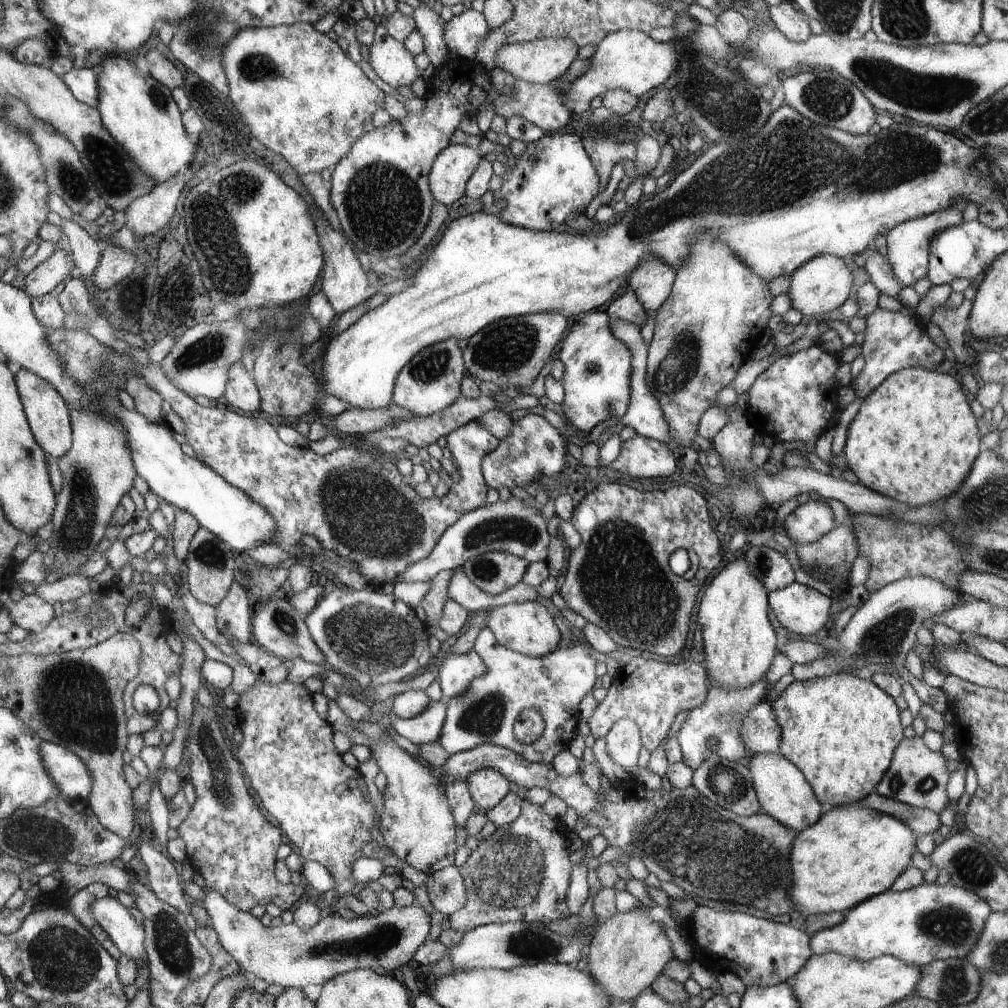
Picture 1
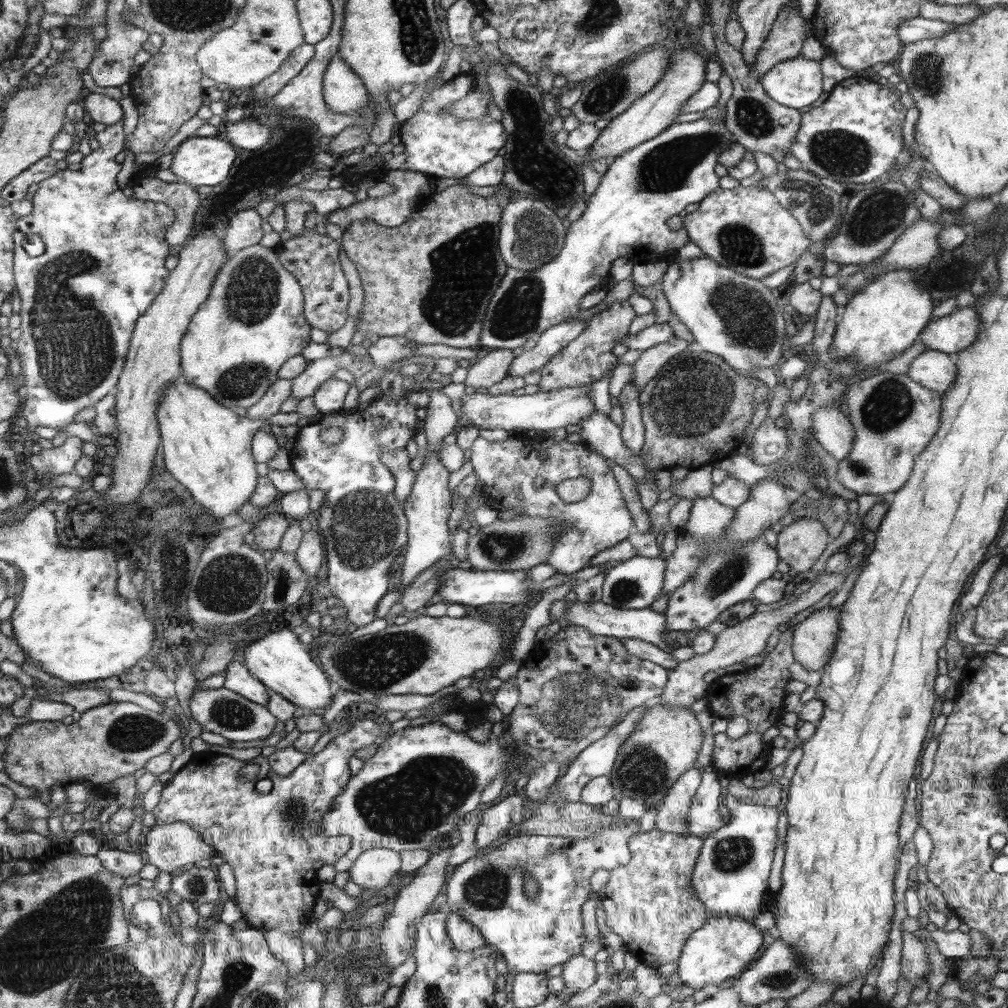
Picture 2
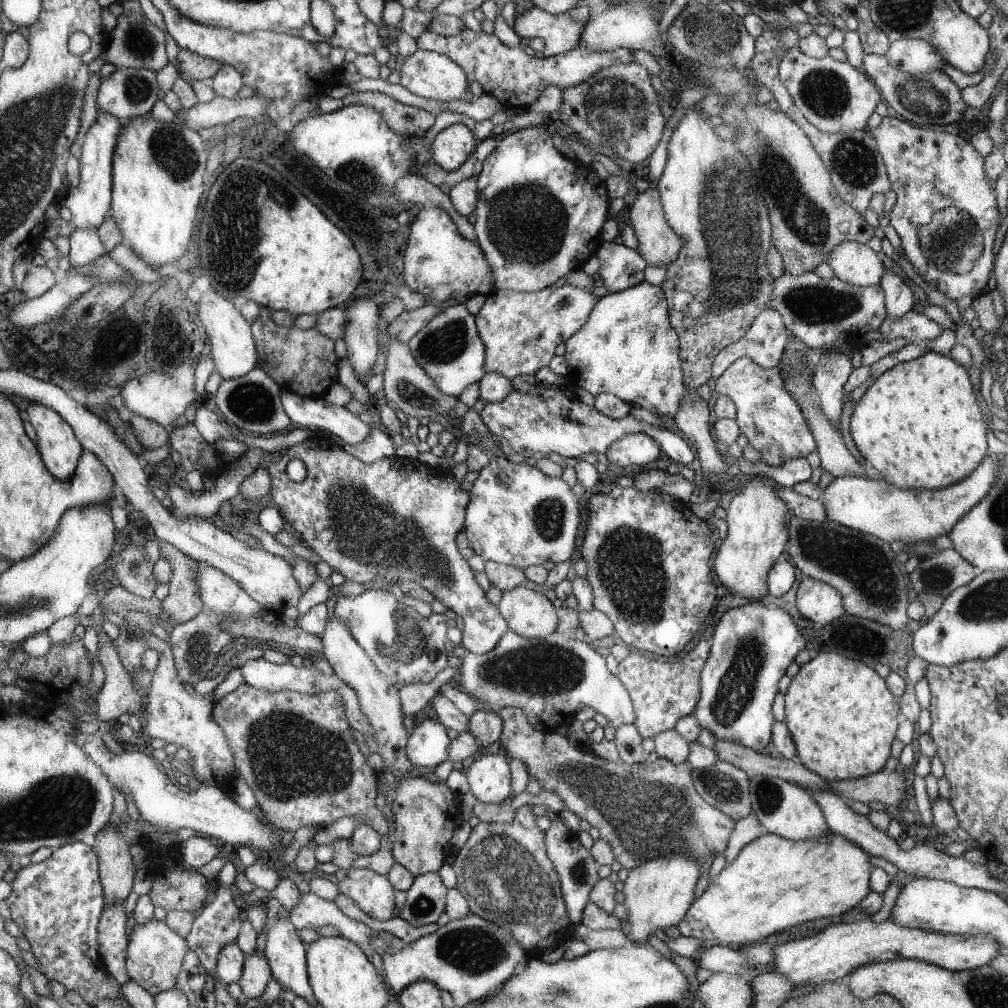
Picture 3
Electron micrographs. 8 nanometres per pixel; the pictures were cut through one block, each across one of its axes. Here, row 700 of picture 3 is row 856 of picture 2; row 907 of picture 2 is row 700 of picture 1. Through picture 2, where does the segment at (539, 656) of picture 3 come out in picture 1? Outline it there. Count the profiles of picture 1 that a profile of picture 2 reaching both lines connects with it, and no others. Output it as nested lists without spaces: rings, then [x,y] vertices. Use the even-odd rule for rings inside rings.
[[[484,627],[476,637],[473,649],[482,657],[485,662],[485,671],[482,676],[474,678],[470,682],[470,688],[454,698],[448,699],[449,714],[446,715],[445,724],[442,724],[440,738],[436,740],[449,755],[458,752],[464,752],[482,744],[493,744],[507,748],[517,752],[530,762],[536,764],[552,764],[552,760],[568,748],[568,744],[574,738],[574,730],[576,730],[576,718],[578,718],[578,706],[582,702],[582,698],[593,692],[596,686],[596,658],[592,656],[596,650],[584,640],[578,642],[571,647],[556,648],[554,652],[542,656],[542,658],[534,658],[533,656],[524,656],[519,652],[514,652],[509,648],[504,648],[497,641],[497,636],[488,627]],[[526,708],[536,708],[540,710],[540,714],[545,720],[545,729],[539,740],[534,744],[522,744],[516,740],[513,727],[516,726],[516,720],[520,718],[521,712]]]

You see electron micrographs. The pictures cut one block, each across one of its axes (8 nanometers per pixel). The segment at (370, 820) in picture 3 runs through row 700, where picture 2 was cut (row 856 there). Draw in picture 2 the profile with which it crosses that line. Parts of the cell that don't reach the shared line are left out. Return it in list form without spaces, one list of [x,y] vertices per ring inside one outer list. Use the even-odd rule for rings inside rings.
[[[362,719],[350,723],[352,727],[348,731],[337,735],[322,751],[308,755],[288,776],[277,775],[272,771],[269,760],[261,754],[248,761],[209,750],[200,755],[194,754],[174,773],[172,780],[164,785],[161,799],[152,811],[156,825],[173,822],[190,824],[201,834],[203,842],[212,846],[216,855],[230,864],[236,880],[236,896],[233,901],[241,910],[242,918],[248,926],[256,930],[281,930],[287,934],[302,932],[304,926],[315,918],[314,904],[323,899],[320,896],[323,881],[322,876],[318,876],[318,860],[322,860],[323,864],[334,864],[352,846],[348,835],[330,837],[319,831],[325,814],[333,808],[335,800],[342,796],[346,785],[354,776],[354,768],[350,768],[354,753],[360,748],[372,746],[380,735],[381,720]],[[248,763],[260,767],[255,781],[248,781],[241,776],[241,768]],[[266,778],[272,781],[272,790],[268,794],[260,794],[255,783]]]

